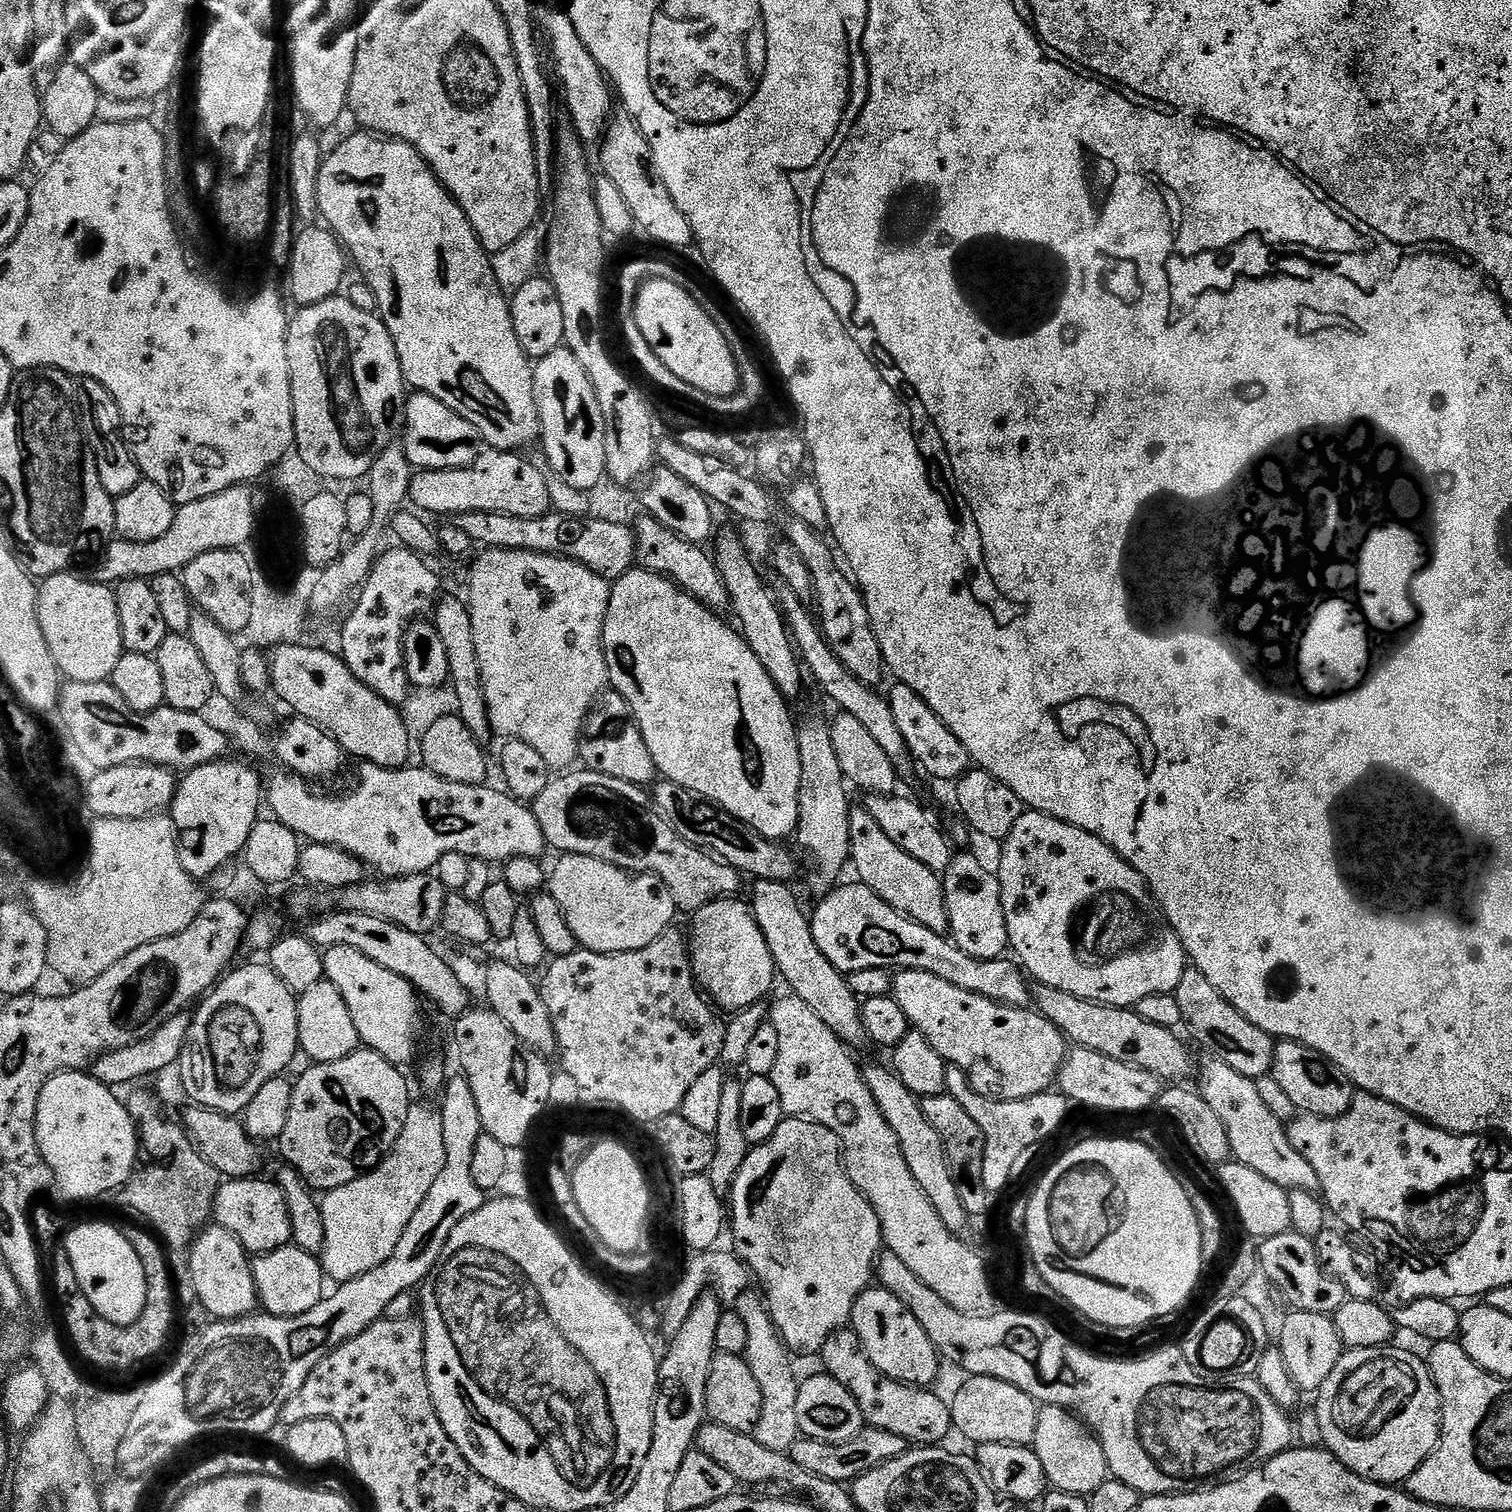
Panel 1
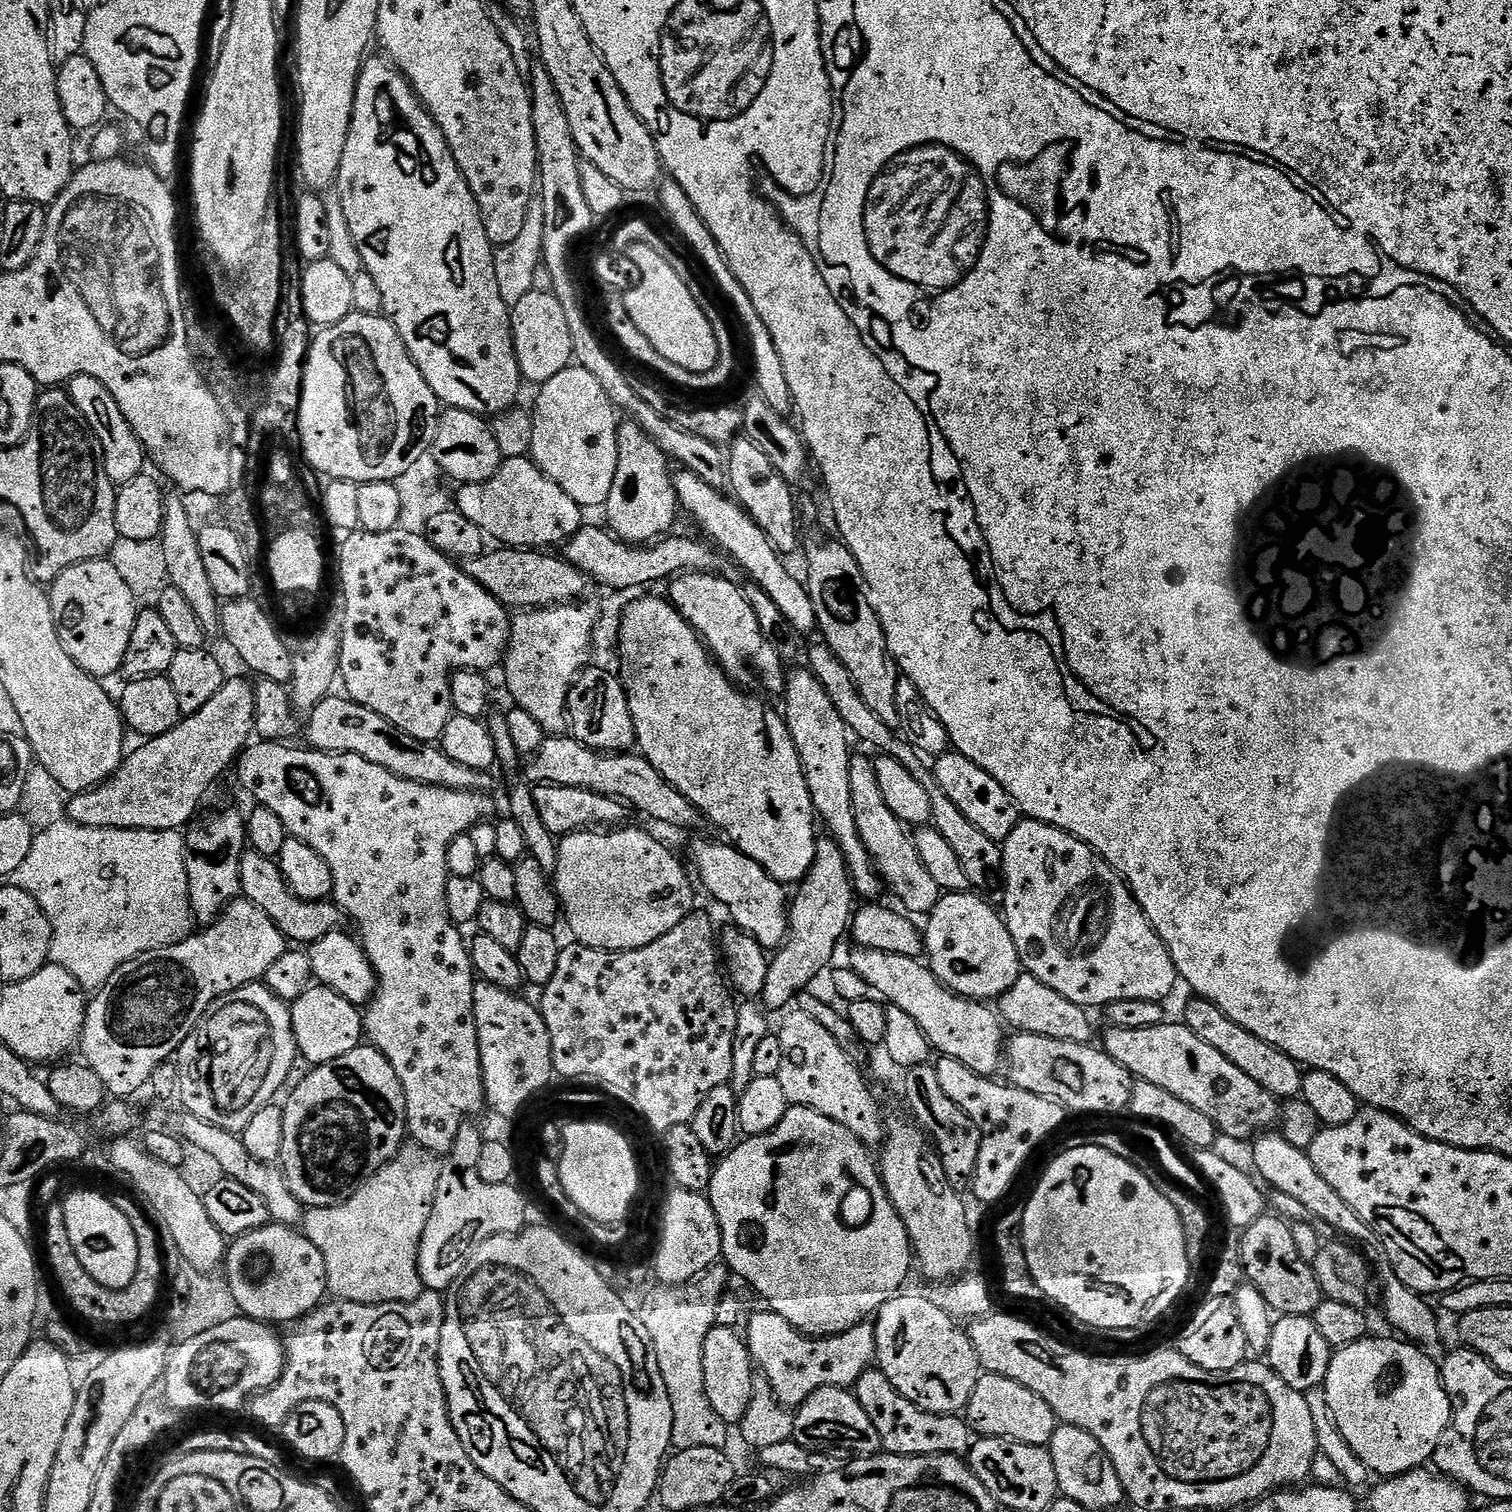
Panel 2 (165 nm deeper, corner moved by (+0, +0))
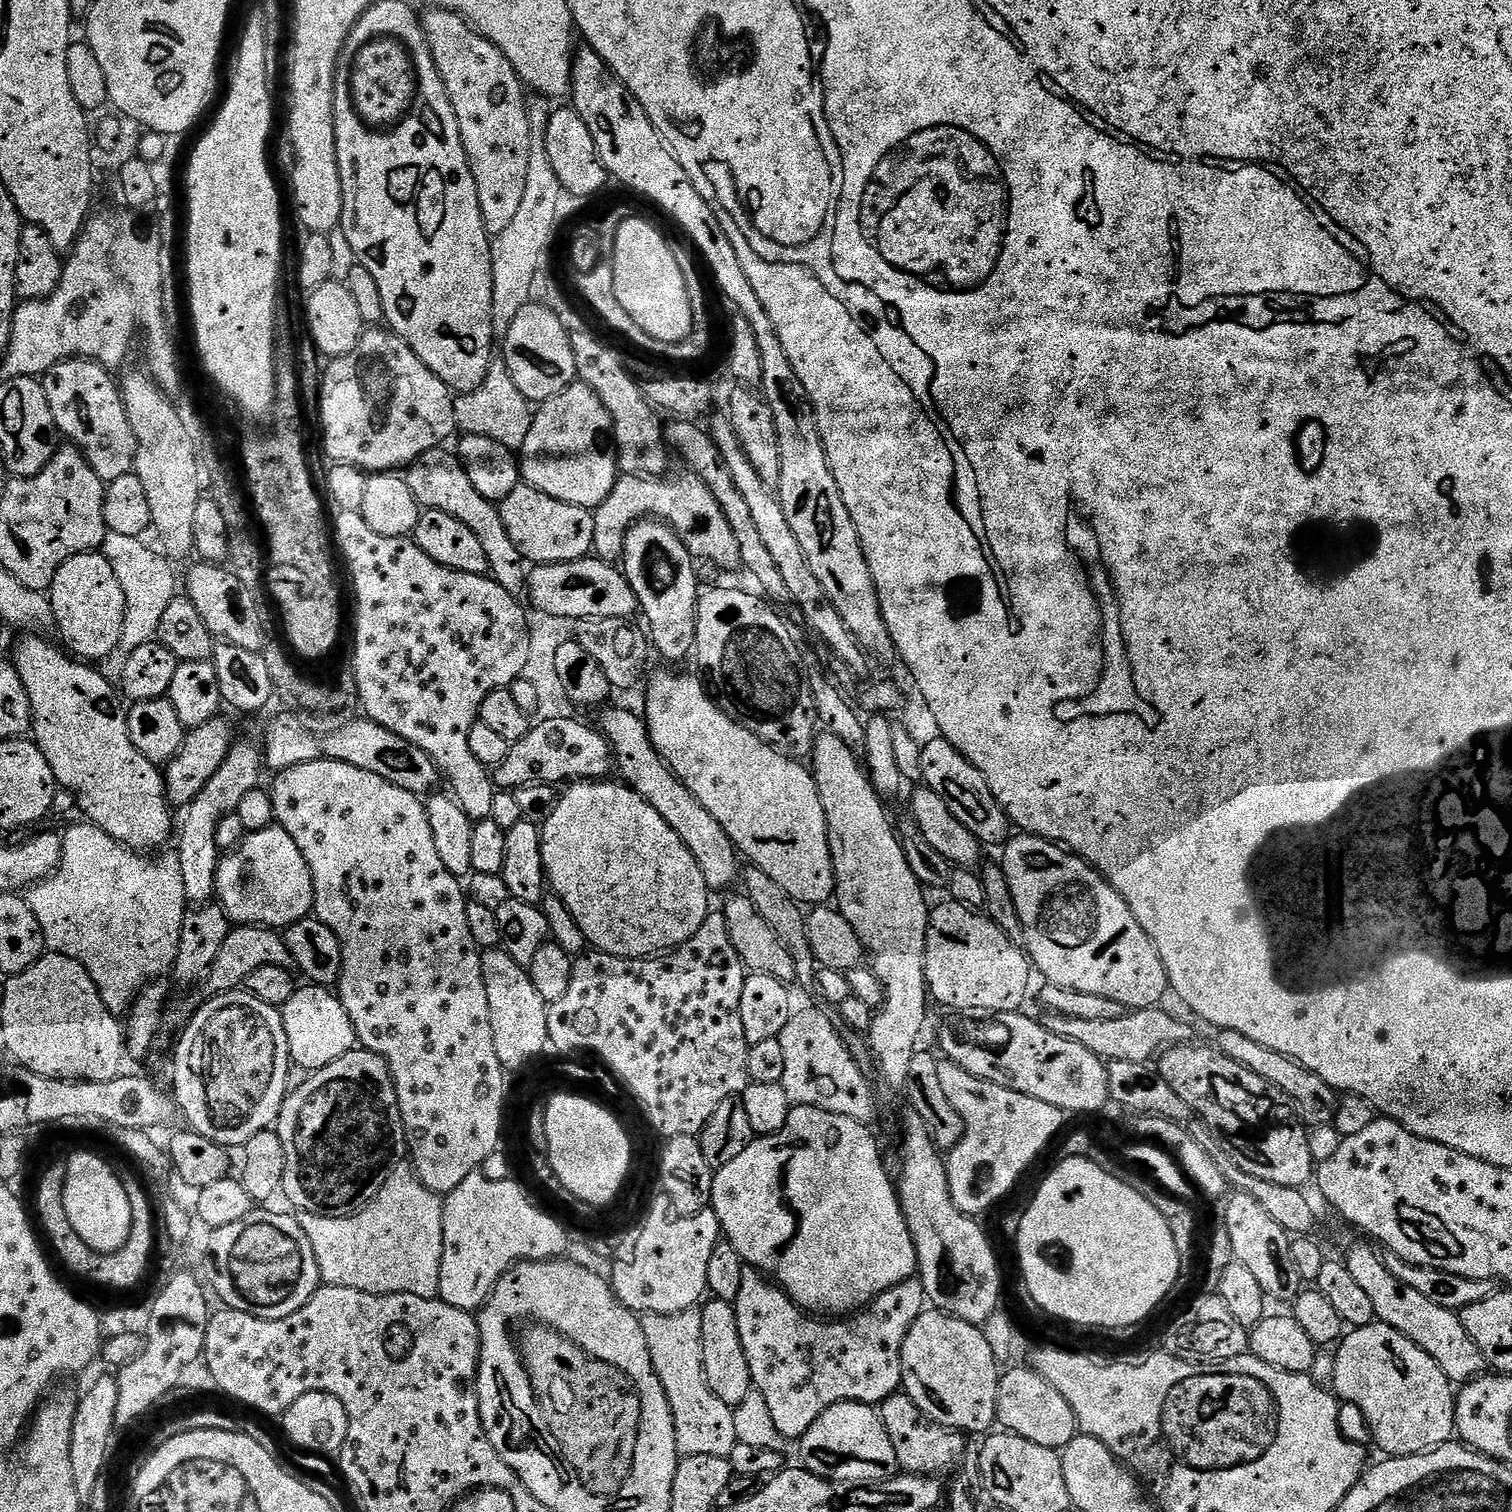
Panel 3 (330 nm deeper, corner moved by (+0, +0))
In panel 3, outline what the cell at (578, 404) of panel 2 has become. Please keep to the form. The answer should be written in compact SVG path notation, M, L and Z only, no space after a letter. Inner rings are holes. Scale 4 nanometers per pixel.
M573 382L566 390L543 401L535 409L530 434L526 434L526 442L518 450L518 459L523 483L529 484L534 490L542 490L542 494L550 494L550 498L558 498L558 502L595 510L612 493L612 487L618 479L612 419L594 392L583 382Z

